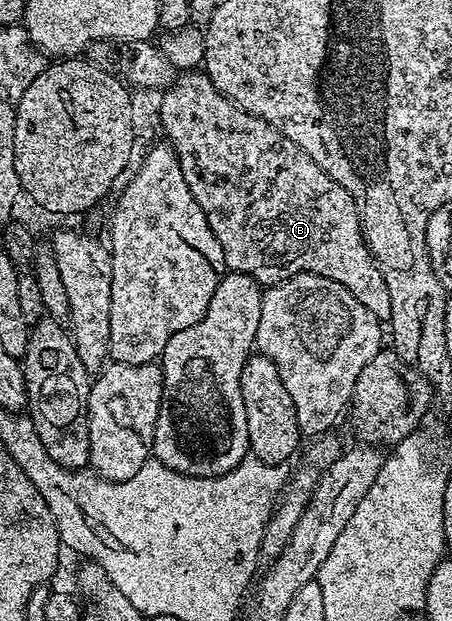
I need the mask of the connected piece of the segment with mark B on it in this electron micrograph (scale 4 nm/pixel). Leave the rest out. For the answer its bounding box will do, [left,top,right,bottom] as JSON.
[159,72,390,323]

